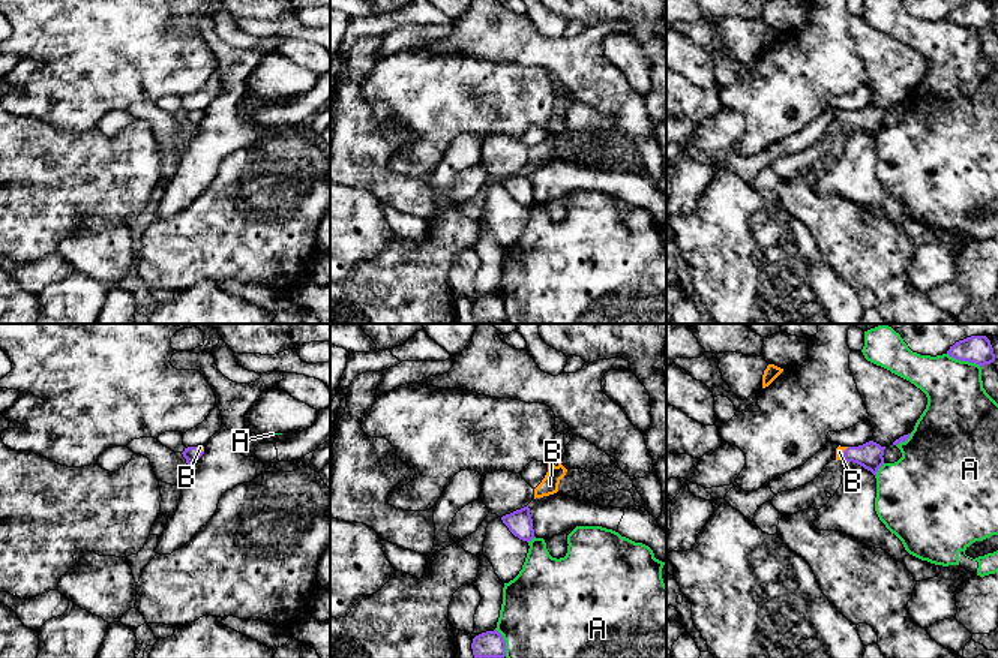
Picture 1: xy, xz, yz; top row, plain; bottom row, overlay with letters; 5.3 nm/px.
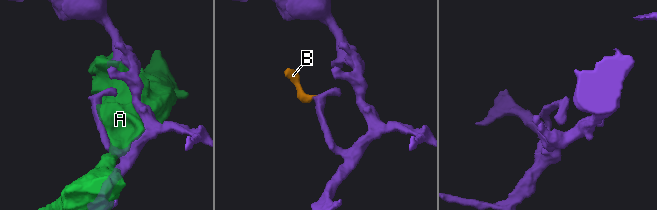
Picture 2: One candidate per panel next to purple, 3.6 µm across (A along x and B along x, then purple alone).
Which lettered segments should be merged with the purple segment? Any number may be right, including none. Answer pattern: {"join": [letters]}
{"join": ["B"]}

